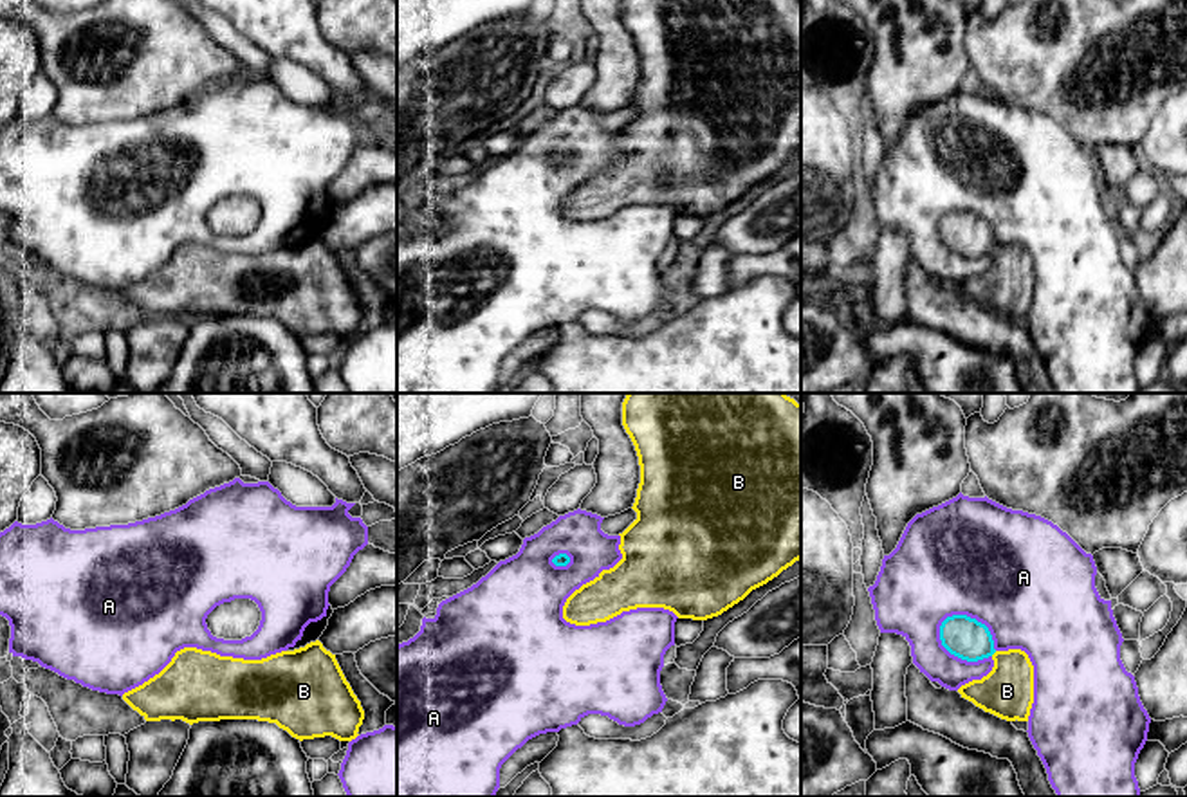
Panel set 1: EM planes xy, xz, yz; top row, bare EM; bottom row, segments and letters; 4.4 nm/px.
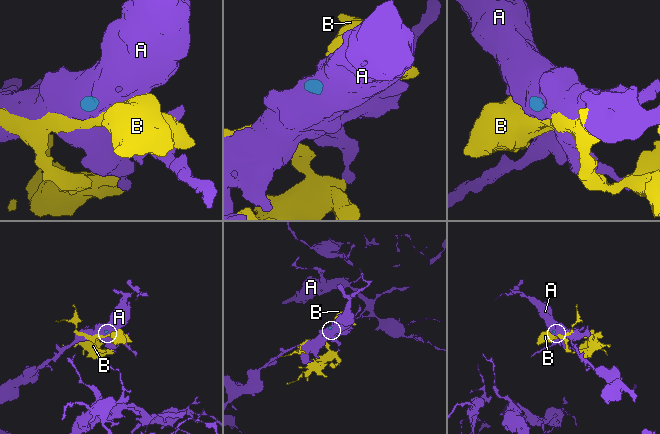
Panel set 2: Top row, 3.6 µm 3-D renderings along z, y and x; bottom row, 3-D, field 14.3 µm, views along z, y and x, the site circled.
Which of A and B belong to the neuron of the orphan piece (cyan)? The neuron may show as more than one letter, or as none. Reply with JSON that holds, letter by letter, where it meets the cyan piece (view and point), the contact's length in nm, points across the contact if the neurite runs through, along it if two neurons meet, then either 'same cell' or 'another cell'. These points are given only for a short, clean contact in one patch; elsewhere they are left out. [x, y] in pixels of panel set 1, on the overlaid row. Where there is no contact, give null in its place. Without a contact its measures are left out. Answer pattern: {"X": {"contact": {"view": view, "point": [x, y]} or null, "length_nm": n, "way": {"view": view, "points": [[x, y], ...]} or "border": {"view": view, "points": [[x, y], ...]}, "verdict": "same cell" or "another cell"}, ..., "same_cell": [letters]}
{"A": {"contact": {"view": "yz", "point": [975, 619]}, "length_nm": 280, "border": {"view": "yz", "points": [[938, 626], [953, 615], [975, 617], [987, 628], [996, 650]]}, "verdict": "another cell"}, "B": {"contact": {"view": "yz", "point": [993, 653]}, "length_nm": 40, "way": {"view": "yz", "points": [[964, 637], [993, 653], [1007, 668], [1007, 691]]}, "verdict": "same cell"}, "same_cell": ["B"]}

